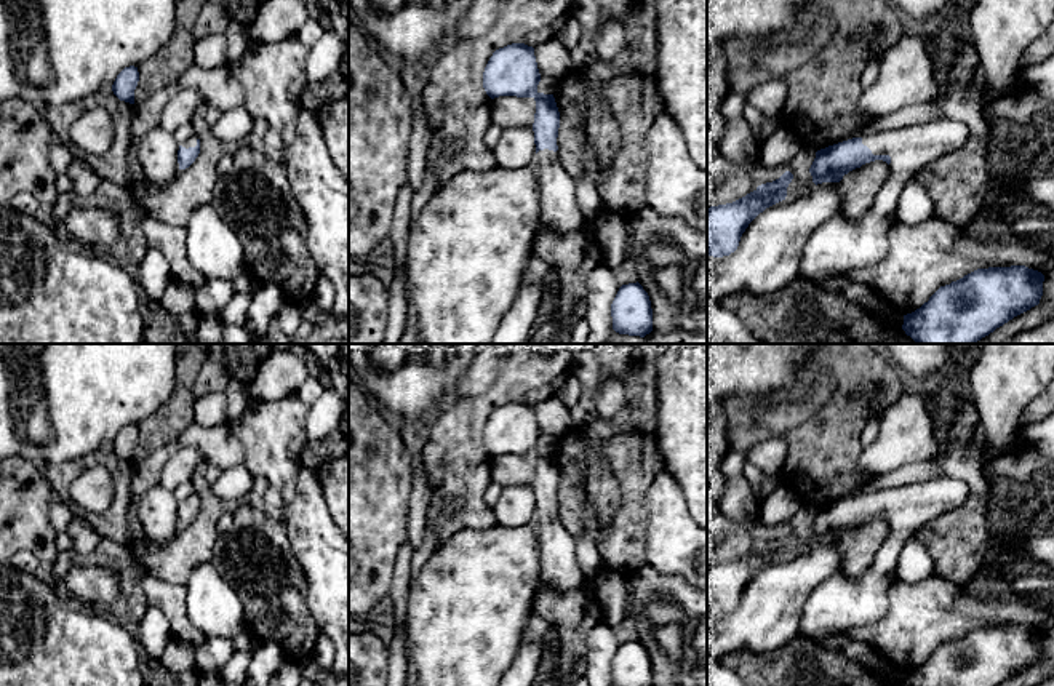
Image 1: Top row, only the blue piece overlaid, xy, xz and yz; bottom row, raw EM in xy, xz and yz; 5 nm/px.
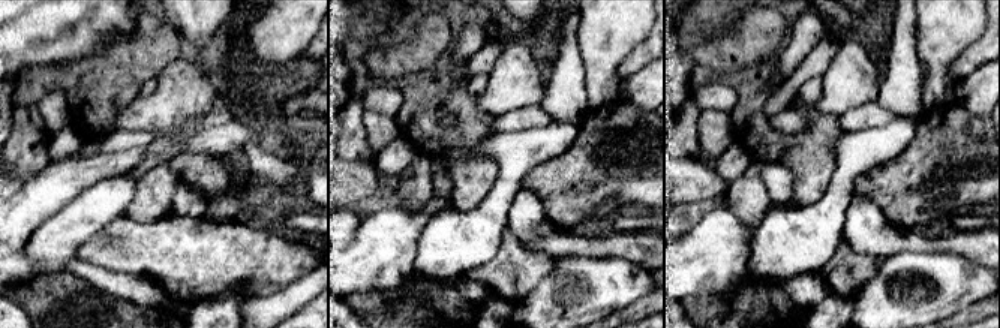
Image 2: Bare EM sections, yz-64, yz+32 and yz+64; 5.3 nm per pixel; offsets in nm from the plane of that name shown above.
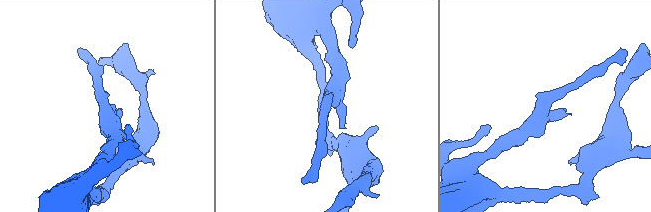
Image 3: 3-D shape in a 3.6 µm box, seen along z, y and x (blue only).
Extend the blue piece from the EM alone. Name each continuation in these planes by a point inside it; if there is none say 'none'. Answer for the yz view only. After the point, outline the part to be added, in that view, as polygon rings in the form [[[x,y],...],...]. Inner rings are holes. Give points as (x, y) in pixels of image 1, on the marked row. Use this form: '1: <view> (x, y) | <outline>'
1: yz (840, 245) | [[[945,115],[862,138],[873,155],[891,157],[891,179],[864,217],[849,219],[838,213],[812,232],[798,277],[827,280],[878,264],[889,249],[888,233],[897,222],[897,201],[904,185],[924,166],[961,149],[971,136],[966,122]]]

